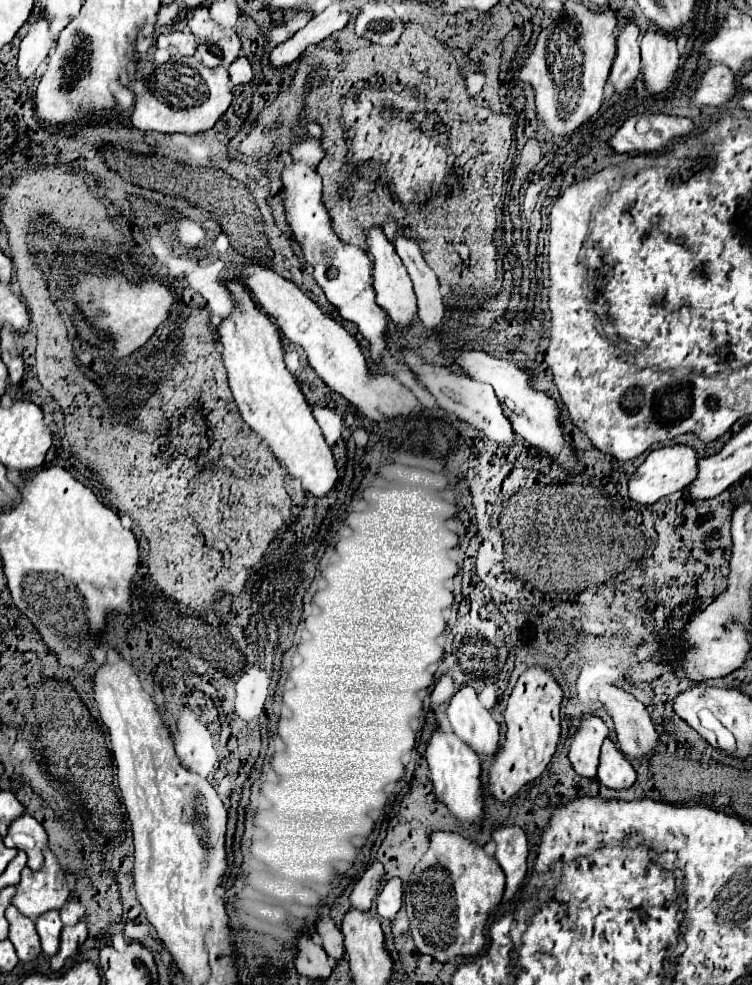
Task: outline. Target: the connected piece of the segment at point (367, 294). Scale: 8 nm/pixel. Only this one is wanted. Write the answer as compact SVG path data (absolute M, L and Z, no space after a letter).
M308 124L306 128L308 140L294 144L290 148L292 164L282 170L282 182L284 182L284 208L286 218L292 226L292 232L296 236L296 242L302 244L306 262L314 268L314 280L324 290L326 298L338 308L340 316L344 320L350 320L358 326L358 332L370 342L370 360L378 362L378 358L384 356L388 350L388 314L382 310L374 298L374 284L372 284L372 266L370 258L364 250L344 244L338 240L338 236L332 230L328 210L322 204L322 180L312 170L322 158L324 150L320 148L320 126Z

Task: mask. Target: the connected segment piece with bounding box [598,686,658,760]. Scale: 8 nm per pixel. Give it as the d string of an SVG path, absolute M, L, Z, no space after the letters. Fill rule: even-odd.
M604 686L598 698L614 720L620 750L630 760L642 760L658 746L658 732L642 702L616 686Z

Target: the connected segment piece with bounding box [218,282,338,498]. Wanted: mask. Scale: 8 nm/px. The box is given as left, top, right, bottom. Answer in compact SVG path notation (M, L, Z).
M228 282L228 290L236 298L236 308L234 314L218 326L218 342L222 346L222 358L238 410L244 422L260 438L260 444L264 444L278 462L284 462L288 474L300 482L302 490L316 498L324 498L338 480L336 460L298 382L284 364L278 328L256 308L242 284Z

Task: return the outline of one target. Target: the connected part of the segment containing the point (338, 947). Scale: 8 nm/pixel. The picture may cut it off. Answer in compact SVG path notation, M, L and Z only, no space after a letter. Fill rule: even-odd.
M324 916L318 922L318 934L322 938L322 944L324 944L324 950L328 952L328 956L334 962L342 962L344 960L344 934L336 928L336 924Z

